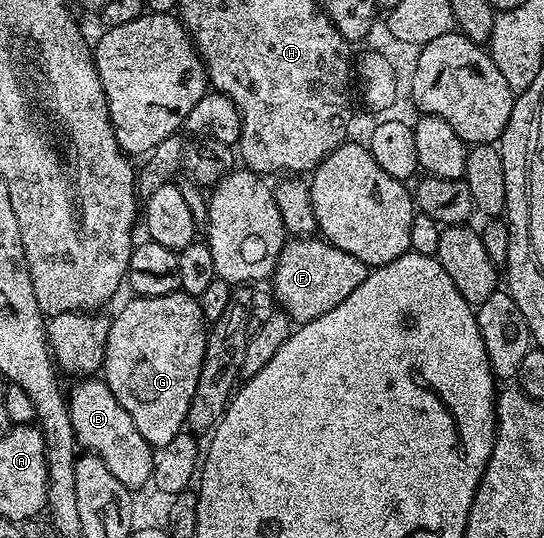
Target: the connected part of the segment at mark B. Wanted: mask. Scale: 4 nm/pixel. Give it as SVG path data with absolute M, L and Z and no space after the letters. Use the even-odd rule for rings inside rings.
M82 379L75 385L78 386L74 390L69 390L68 404L79 446L104 459L104 463L108 463L108 471L112 471L112 475L116 475L126 489L137 491L149 484L152 481L156 449L148 443L148 439L144 439L144 435L140 435L136 423L132 423L132 415L120 407L105 380Z

